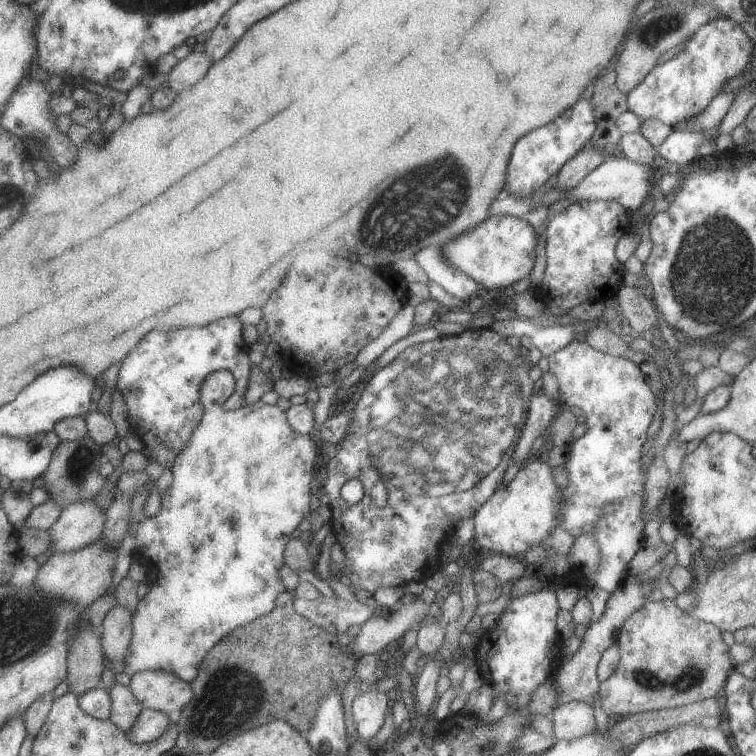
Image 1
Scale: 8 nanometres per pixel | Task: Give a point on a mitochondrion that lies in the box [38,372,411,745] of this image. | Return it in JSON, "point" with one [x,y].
{"point":[225,694]}

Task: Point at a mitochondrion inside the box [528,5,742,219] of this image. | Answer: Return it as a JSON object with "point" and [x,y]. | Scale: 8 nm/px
{"point":[656,32]}

